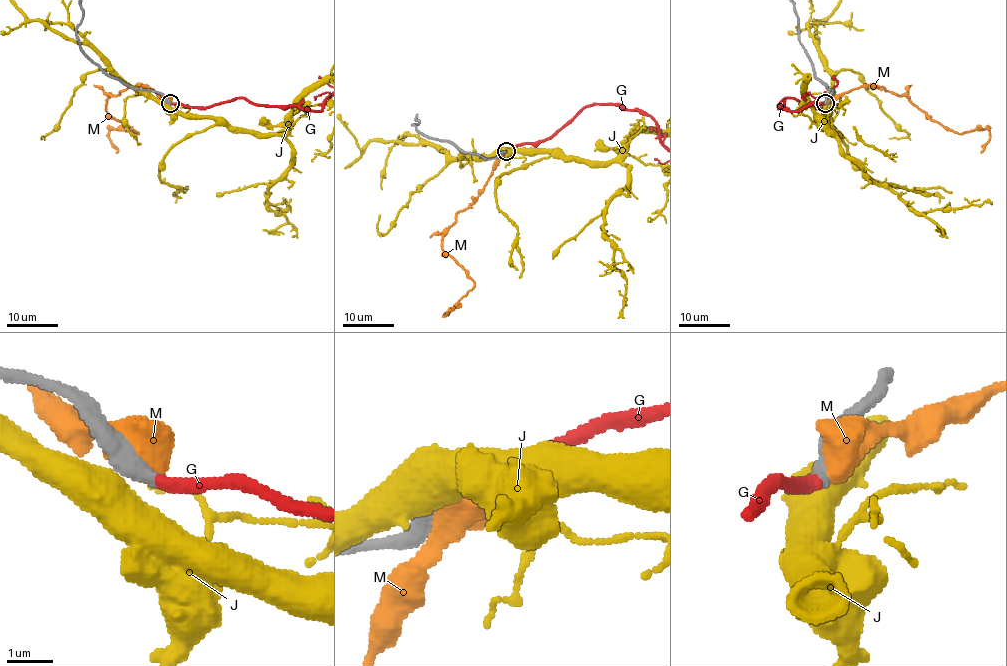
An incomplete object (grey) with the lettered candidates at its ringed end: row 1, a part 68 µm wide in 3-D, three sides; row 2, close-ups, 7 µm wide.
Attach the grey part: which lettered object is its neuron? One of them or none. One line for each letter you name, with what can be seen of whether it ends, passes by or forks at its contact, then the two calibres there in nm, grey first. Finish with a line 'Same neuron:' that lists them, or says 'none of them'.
G: it ends; calibres 400 and 300 nm
Same neuron: G

